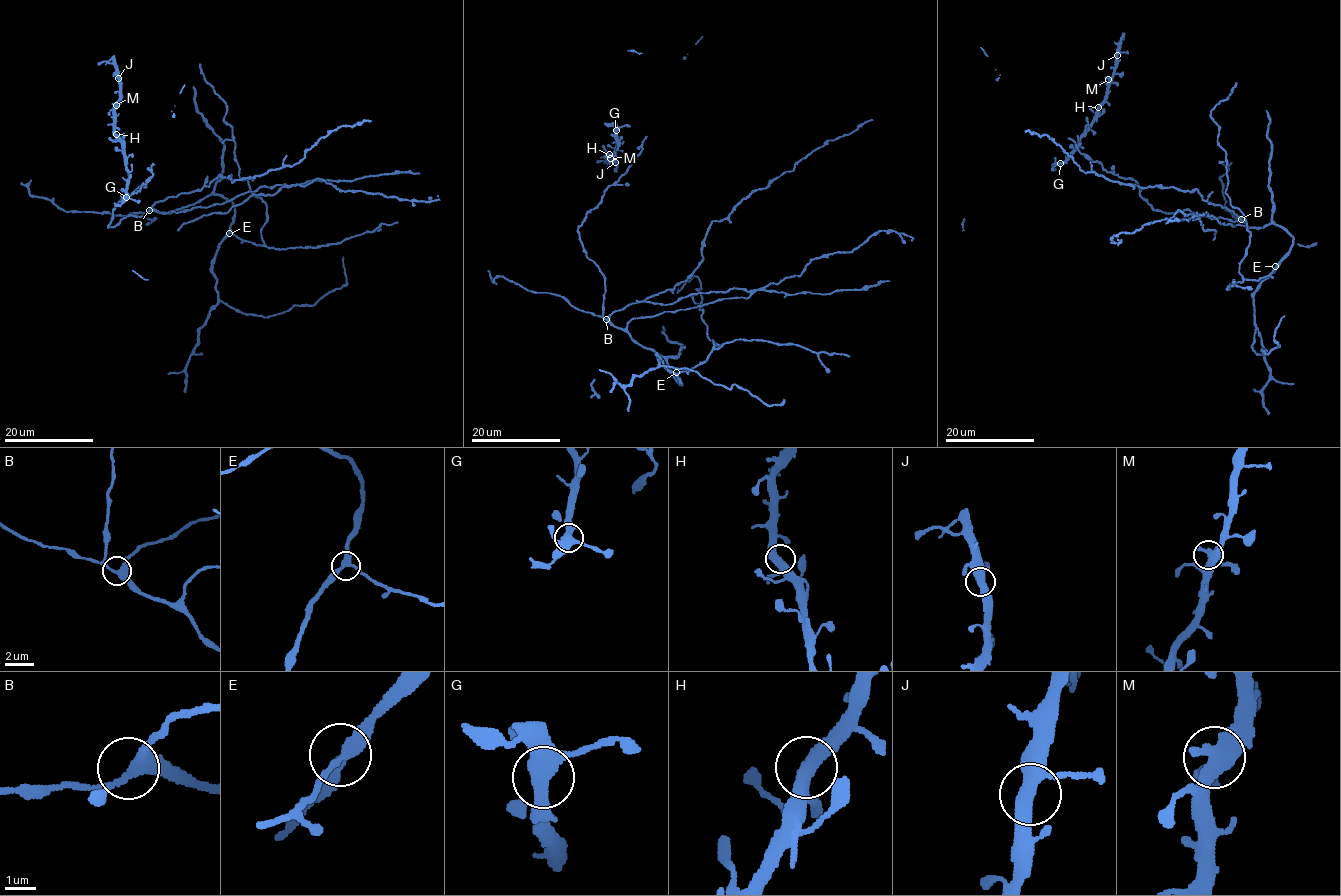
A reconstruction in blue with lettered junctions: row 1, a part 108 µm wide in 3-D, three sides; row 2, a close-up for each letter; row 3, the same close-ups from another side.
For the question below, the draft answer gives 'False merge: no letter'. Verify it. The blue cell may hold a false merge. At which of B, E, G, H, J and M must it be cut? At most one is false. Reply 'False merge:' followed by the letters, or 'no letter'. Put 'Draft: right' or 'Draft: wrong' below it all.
False merge: no letter
Draft: right

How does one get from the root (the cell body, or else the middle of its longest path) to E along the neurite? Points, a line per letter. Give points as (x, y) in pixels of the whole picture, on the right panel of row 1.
E: (1246, 224), (1257, 229), (1271, 223), (1285, 227), (1292, 238), (1291, 250), (1275, 266)

